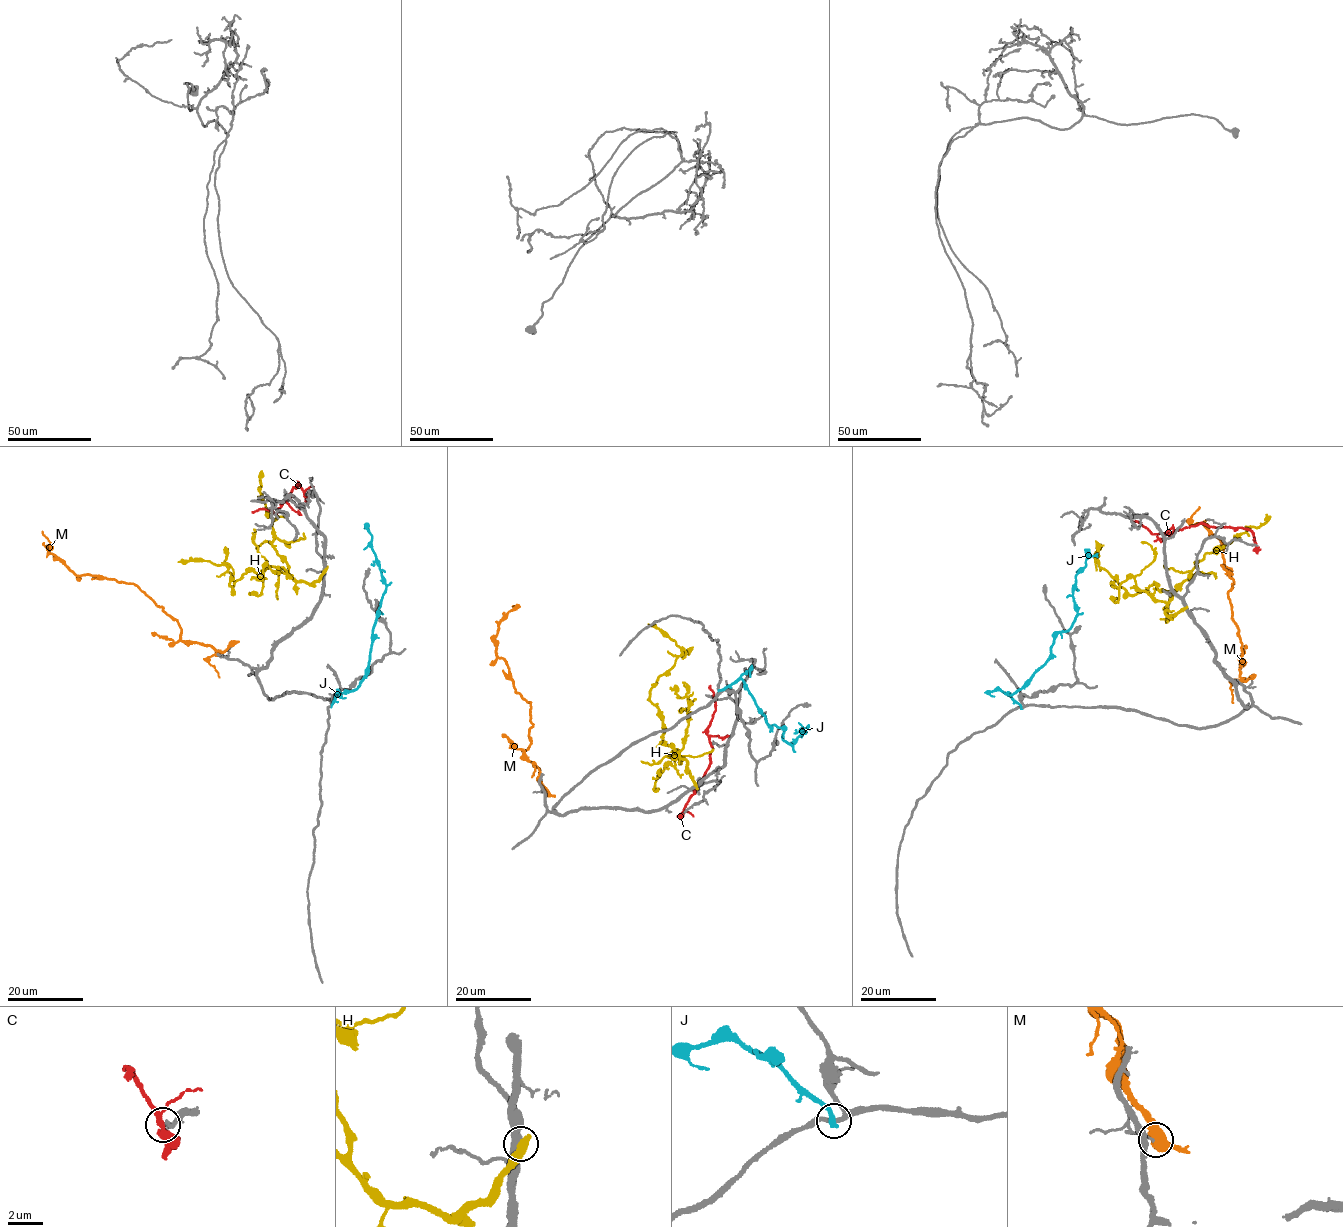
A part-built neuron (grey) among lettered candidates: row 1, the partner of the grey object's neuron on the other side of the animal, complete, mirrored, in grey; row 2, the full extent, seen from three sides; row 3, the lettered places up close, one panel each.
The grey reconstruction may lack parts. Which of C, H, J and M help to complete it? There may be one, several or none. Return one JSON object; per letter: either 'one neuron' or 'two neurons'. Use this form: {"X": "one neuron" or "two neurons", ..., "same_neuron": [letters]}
{"C": "two neurons", "H": "two neurons", "J": "two neurons", "M": "two neurons", "same_neuron": []}

